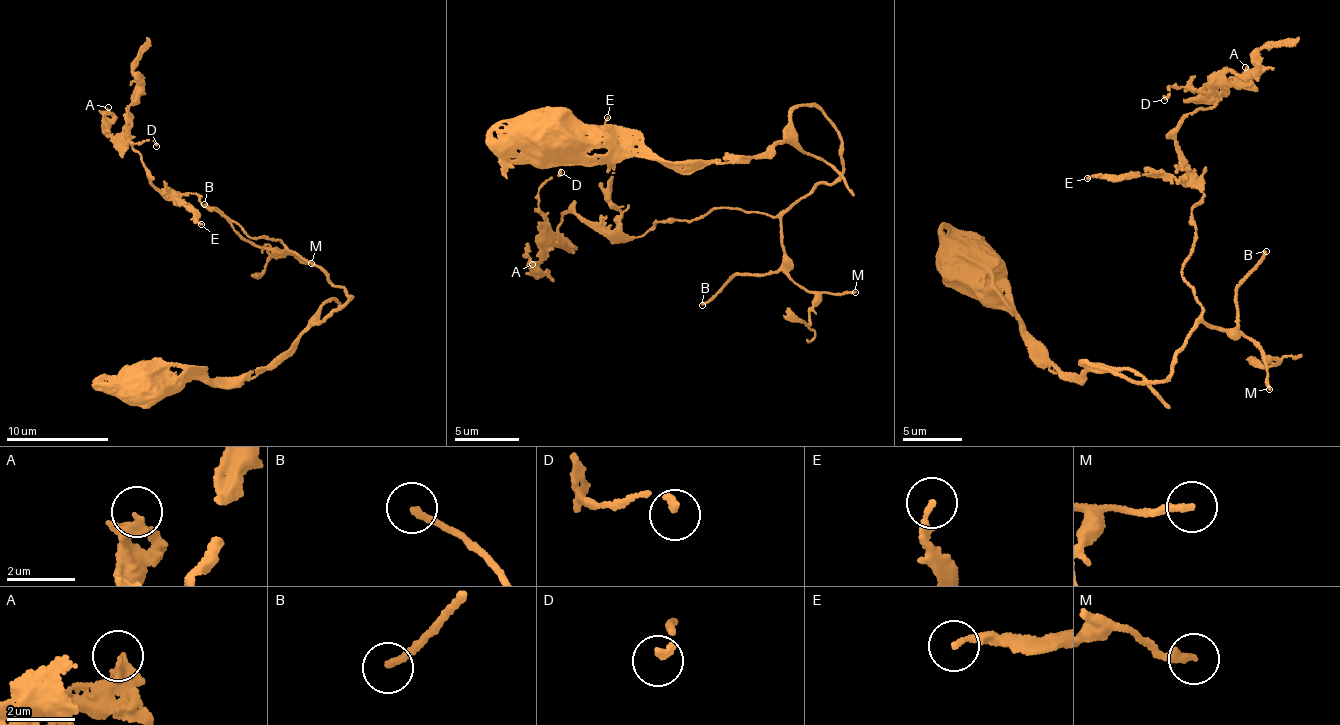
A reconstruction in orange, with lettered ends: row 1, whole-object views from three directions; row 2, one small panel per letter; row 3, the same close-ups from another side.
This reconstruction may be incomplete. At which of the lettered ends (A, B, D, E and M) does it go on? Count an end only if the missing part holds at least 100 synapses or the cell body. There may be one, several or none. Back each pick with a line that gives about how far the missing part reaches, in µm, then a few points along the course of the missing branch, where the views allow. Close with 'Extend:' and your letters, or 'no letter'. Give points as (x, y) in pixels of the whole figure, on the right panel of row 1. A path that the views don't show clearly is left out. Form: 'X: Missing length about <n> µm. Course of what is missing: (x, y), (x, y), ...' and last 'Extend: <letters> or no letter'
B: Missing length about 35 µm
M: Missing length about 110 µm
Extend: B, M

